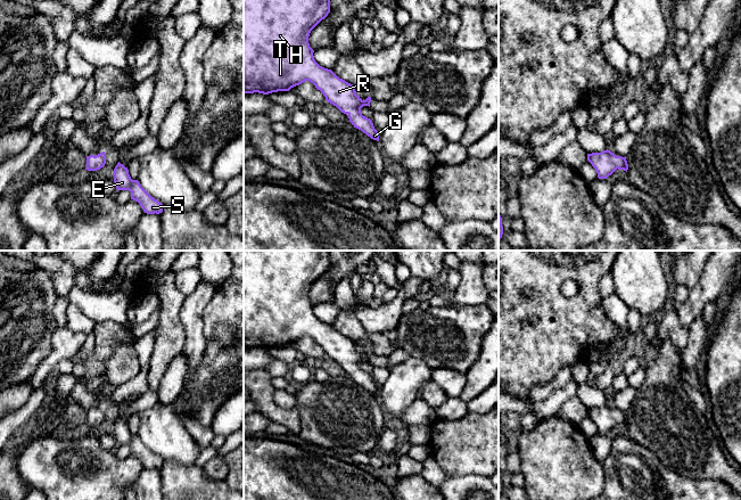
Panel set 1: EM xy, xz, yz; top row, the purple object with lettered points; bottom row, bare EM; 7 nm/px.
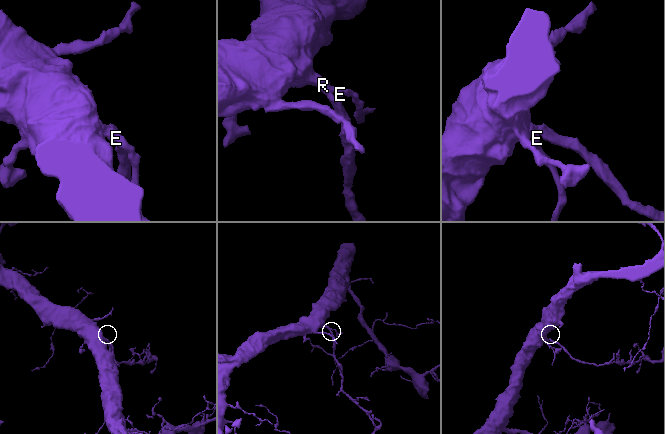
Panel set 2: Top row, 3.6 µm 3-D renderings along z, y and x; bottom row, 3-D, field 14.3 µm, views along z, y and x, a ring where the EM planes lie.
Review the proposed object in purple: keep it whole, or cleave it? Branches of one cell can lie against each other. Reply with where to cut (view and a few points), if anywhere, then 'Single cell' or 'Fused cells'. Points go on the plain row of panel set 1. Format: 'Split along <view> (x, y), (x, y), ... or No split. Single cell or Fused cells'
No split. Single cell

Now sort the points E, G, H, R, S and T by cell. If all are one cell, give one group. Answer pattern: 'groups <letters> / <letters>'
groups E G H R S T

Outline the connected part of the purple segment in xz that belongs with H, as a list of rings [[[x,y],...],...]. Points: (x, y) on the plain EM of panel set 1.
[[[244,251],[244,349],[289,346],[310,336],[328,358],[348,370],[354,383],[379,396],[372,376],[361,368],[363,361],[370,362],[371,352],[362,355],[353,339],[320,321],[313,312],[310,288],[329,268],[330,251]]]

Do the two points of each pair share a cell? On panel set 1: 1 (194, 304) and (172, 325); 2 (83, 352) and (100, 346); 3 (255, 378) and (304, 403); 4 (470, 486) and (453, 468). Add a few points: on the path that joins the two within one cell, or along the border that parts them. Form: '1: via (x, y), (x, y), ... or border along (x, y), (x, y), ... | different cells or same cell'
1: border along (186, 296), (180, 310), (184, 330), (183, 344) | different cells
2: border along (92, 332), (95, 336), (93, 353) | different cells
3: border along (294, 408), (298, 414), (299, 434) | different cells
4: border along (486, 476), (457, 475), (450, 477) | different cells

